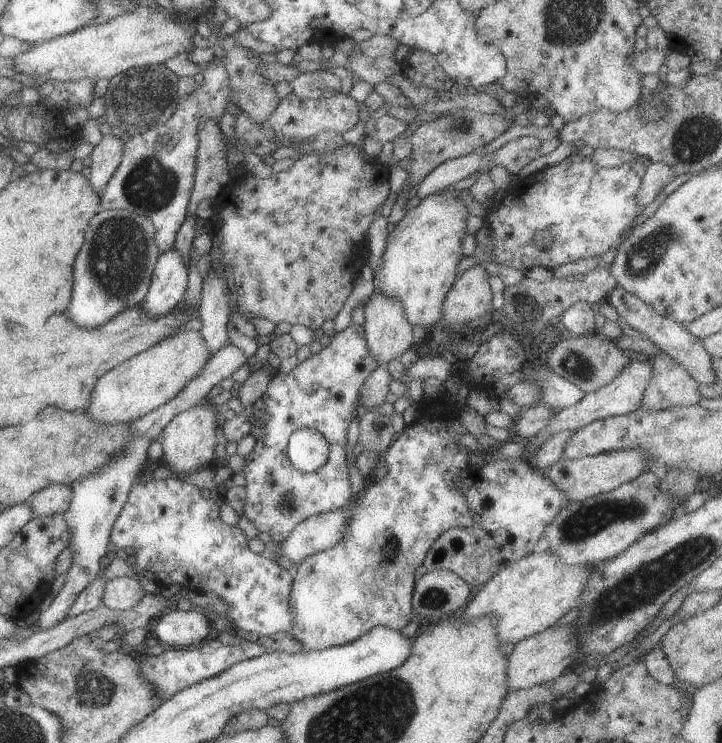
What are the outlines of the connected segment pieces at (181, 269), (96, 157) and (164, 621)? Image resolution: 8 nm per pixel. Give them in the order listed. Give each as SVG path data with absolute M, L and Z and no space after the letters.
M175 247L164 252L156 262L149 292L140 308L150 316L164 316L185 301L189 273L186 262Z
M105 129L100 144L94 147L92 154L90 154L92 165L90 166L90 174L86 178L90 182L90 186L92 186L92 190L98 196L102 196L104 188L106 188L110 178L114 176L118 166L120 166L123 151L124 142L122 142L121 138L110 134Z
M192 609L188 612L176 610L156 619L151 625L151 634L160 643L178 648L196 646L208 639L211 620L203 610Z

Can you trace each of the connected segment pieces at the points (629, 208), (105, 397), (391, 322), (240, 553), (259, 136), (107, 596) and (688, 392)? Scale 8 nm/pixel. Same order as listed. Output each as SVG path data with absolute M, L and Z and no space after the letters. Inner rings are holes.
M588 154L576 157L570 155L561 162L545 170L519 179L506 194L500 198L498 206L487 212L486 224L492 230L492 256L498 264L518 269L522 272L530 268L545 267L555 270L558 266L576 262L584 258L602 257L608 250L620 247L624 238L631 234L634 220L645 208L638 206L636 194L640 190L642 178L646 174L646 157L638 158L620 167L602 167L588 158ZM538 230L555 230L556 240L546 248L534 246L534 234Z
M200 331L174 333L149 350L124 360L96 380L86 412L96 424L129 424L172 400L194 376L204 370L210 356Z
M376 290L365 304L363 328L370 356L379 365L386 366L391 360L402 357L413 344L413 326L406 320L400 300L392 300L392 296L384 296Z
M171 476L166 480L142 482L137 480L128 496L128 501L117 517L110 542L118 549L134 548L135 555L130 561L131 567L138 576L153 580L158 586L166 588L180 584L186 590L214 592L228 604L227 618L234 630L250 638L270 636L277 632L290 633L292 628L292 608L290 608L290 590L293 574L286 571L276 560L255 554L248 548L246 534L237 526L228 526L219 516L218 502L204 498L200 488Z
M338 92L335 96L302 100L296 94L288 94L262 124L252 120L244 110L234 116L234 134L238 140L250 146L254 154L265 159L282 146L288 147L302 140L316 138L320 132L332 131L343 135L359 122L359 104L350 95Z
M125 575L106 582L103 605L110 609L130 609L137 606L144 596L142 584L136 578Z
M665 353L661 354L661 360L654 360L652 378L648 380L648 388L642 398L642 406L650 410L664 411L678 406L691 406L699 404L703 398L699 392L699 383L686 372L680 364L677 364Z

